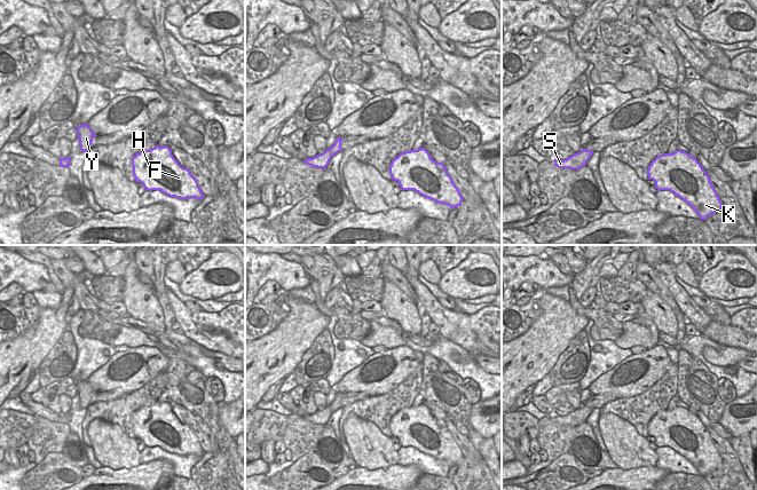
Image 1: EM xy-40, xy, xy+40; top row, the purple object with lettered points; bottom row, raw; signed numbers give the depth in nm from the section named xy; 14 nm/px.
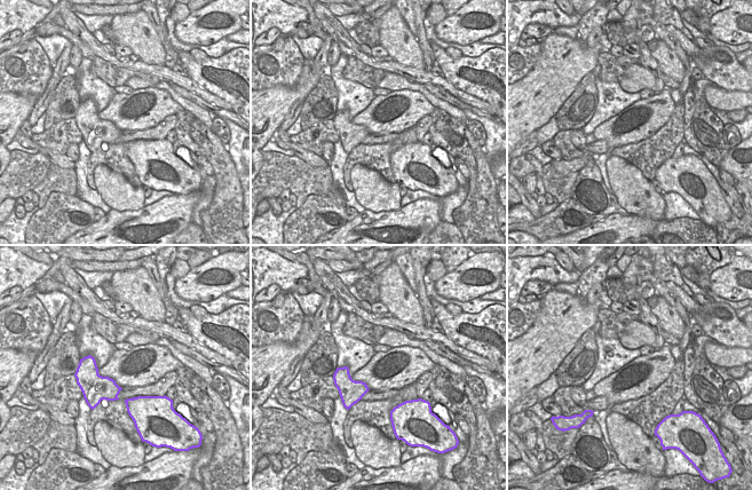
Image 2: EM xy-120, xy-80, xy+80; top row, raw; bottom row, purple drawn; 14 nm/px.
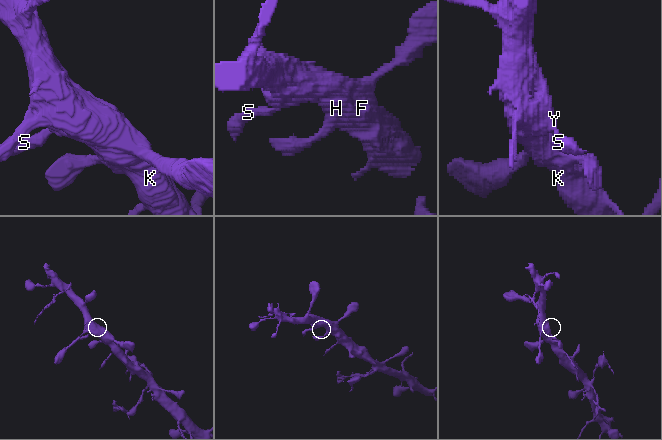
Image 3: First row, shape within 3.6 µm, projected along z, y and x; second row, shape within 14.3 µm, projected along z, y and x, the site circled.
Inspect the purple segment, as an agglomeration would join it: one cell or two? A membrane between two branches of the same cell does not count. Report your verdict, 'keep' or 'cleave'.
keep

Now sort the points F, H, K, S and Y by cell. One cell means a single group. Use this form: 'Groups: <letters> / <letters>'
Groups: F H K S Y

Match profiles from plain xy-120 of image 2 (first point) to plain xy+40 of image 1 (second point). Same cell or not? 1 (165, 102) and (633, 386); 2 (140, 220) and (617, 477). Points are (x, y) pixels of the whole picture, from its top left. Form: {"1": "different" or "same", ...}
{"1": "same", "2": "same"}

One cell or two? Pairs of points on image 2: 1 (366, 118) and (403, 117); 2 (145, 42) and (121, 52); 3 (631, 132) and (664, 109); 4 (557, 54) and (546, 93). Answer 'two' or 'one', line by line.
1: one
2: two
3: one
4: one

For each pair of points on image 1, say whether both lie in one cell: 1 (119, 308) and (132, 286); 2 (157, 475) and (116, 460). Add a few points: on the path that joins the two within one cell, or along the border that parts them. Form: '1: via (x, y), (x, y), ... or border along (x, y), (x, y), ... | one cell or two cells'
1: border along (120, 301), (127, 311) | two cells
2: border along (140, 464), (133, 467), (119, 468), (105, 466) | two cells

